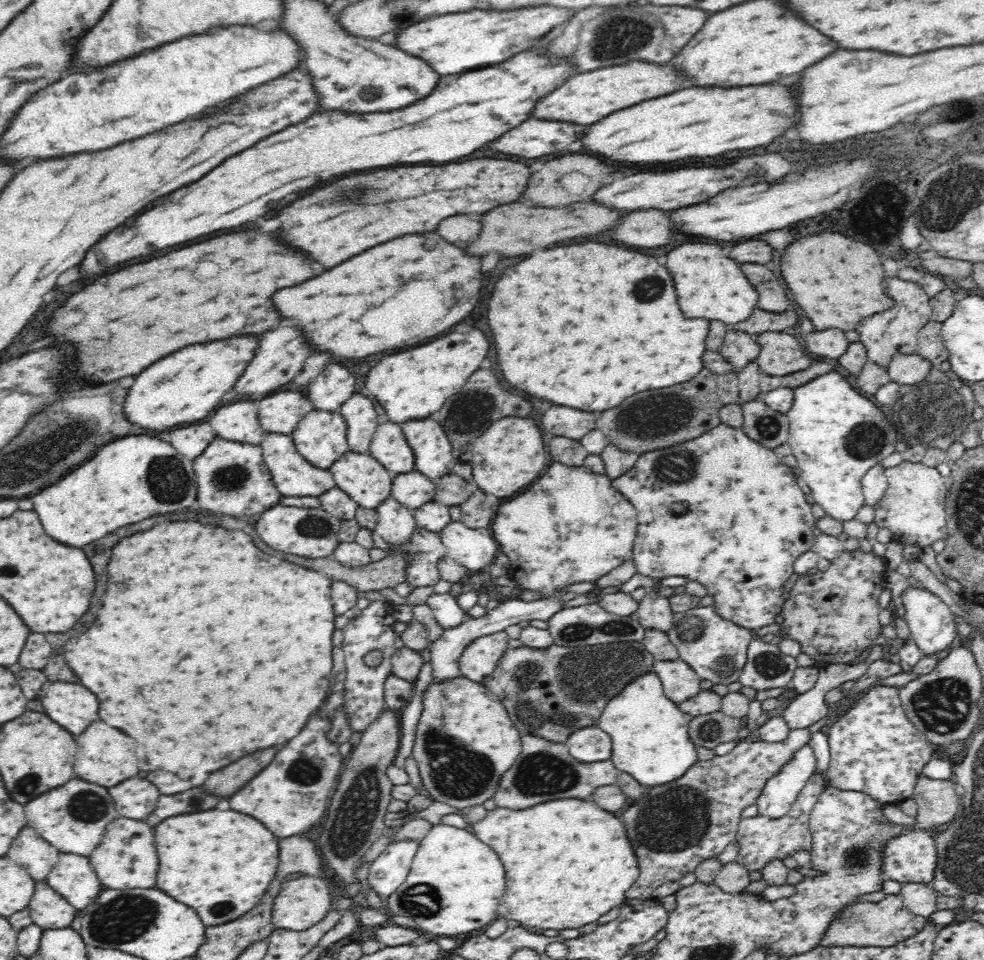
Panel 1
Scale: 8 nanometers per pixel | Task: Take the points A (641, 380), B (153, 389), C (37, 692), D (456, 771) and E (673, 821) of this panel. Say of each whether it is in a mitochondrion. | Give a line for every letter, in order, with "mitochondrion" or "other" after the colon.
A: other
B: other
C: other
D: mitochondrion
E: mitochondrion

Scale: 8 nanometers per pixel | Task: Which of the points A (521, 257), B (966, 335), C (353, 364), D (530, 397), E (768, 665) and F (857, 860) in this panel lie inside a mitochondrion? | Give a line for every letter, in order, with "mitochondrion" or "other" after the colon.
A: other
B: other
C: other
D: other
E: mitochondrion
F: mitochondrion

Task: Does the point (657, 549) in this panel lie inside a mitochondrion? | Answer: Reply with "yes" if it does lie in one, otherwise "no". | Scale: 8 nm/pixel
no

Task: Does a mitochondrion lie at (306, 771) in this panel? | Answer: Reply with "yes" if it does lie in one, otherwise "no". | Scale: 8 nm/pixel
yes

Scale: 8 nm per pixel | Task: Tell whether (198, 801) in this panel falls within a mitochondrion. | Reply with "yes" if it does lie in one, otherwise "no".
yes

